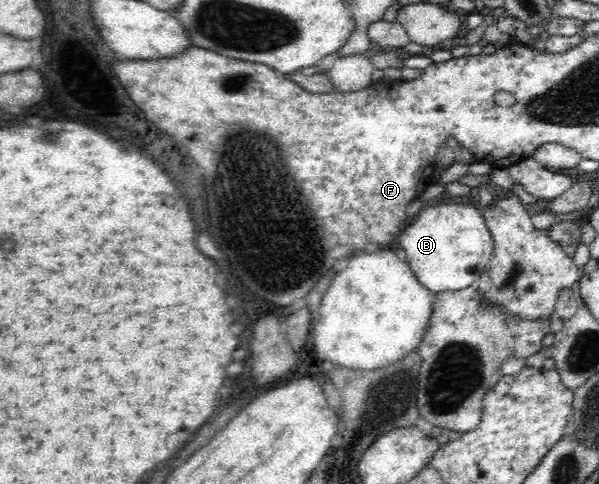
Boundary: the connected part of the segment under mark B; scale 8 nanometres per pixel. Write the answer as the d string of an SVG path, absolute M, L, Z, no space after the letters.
M439 204L439 206L422 208L414 216L414 221L399 233L394 245L400 245L405 251L405 261L415 278L434 295L441 292L457 292L471 286L485 272L494 250L492 236L482 213L474 207L463 204Z

